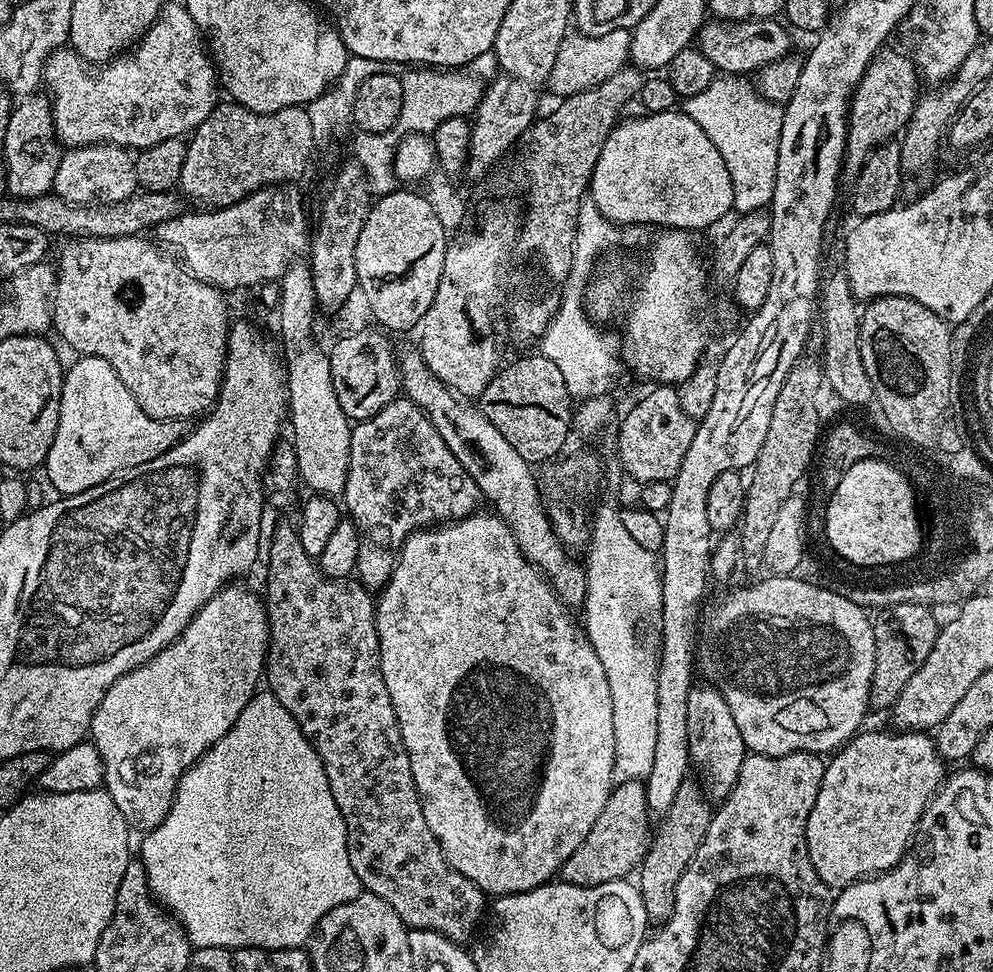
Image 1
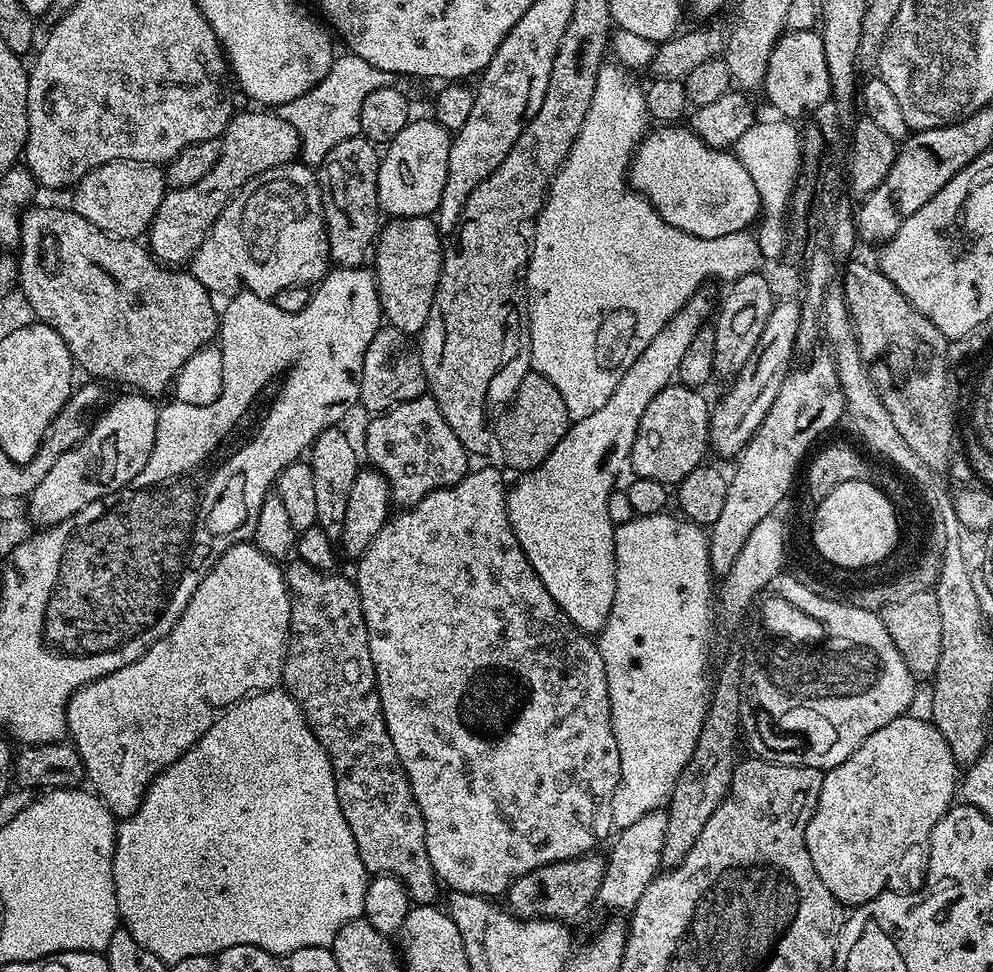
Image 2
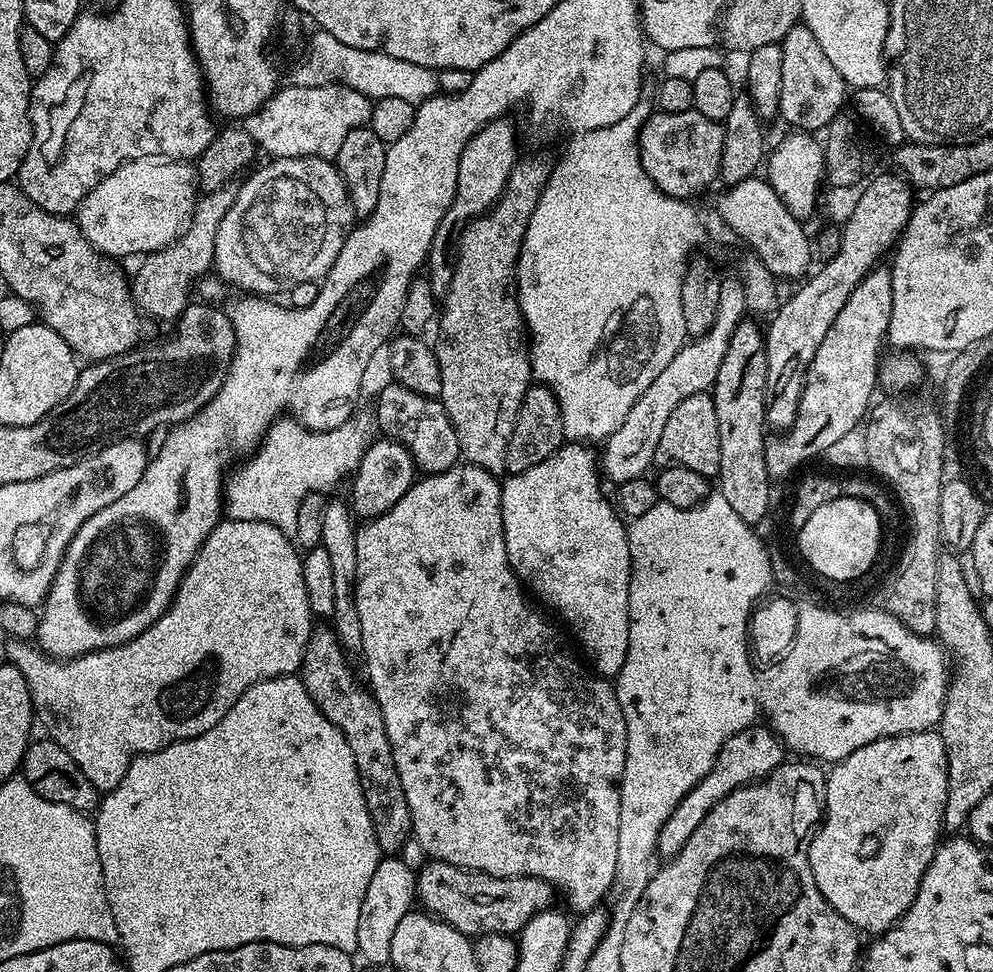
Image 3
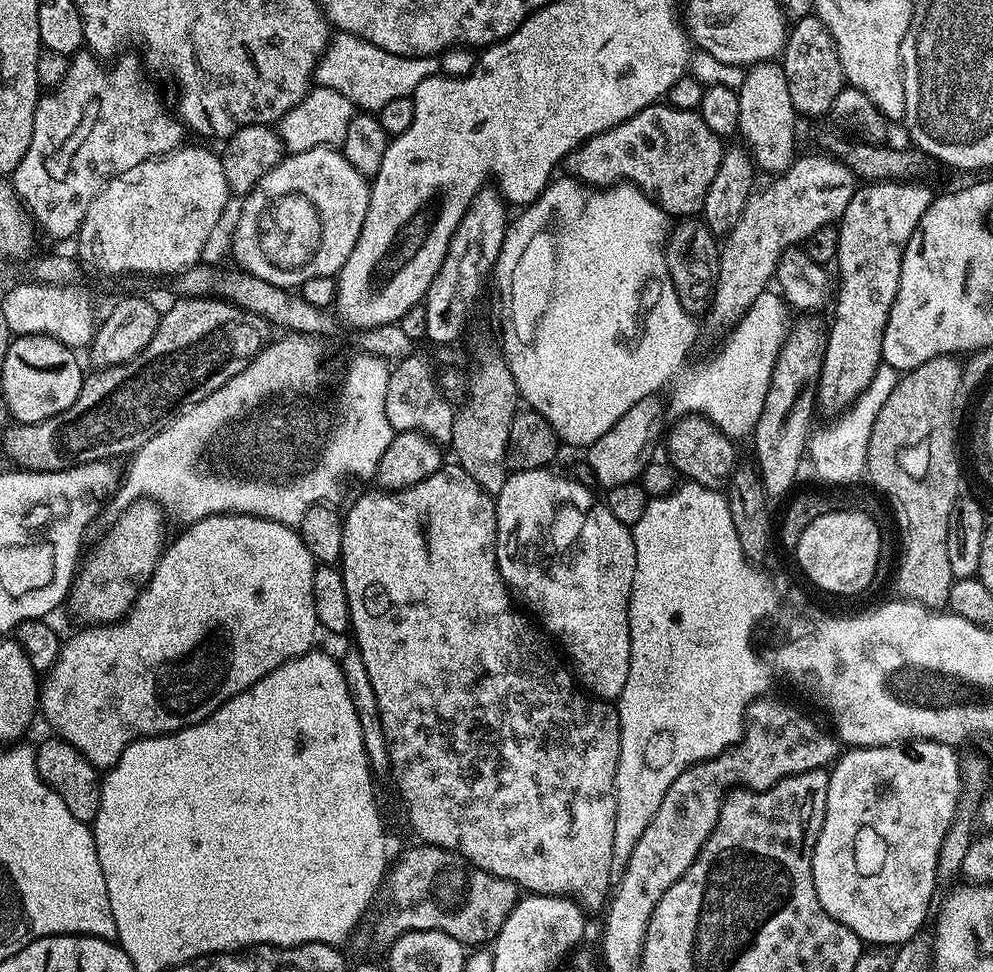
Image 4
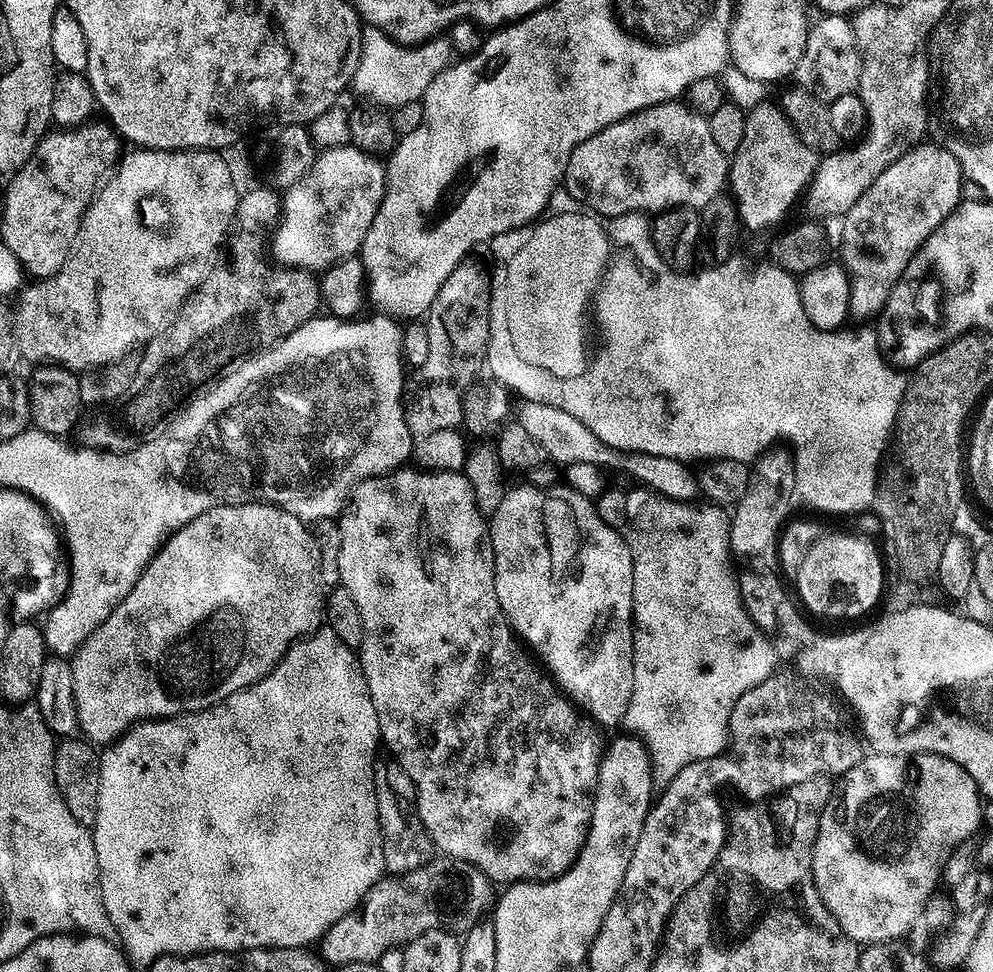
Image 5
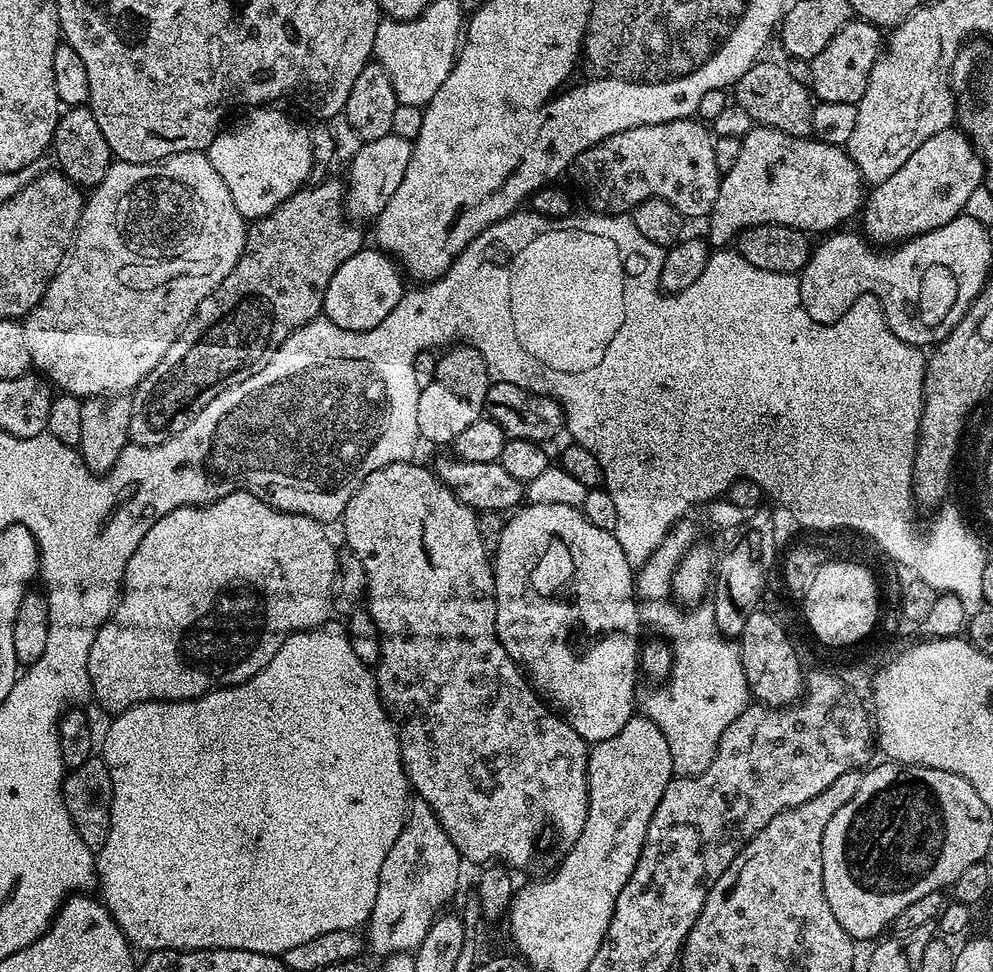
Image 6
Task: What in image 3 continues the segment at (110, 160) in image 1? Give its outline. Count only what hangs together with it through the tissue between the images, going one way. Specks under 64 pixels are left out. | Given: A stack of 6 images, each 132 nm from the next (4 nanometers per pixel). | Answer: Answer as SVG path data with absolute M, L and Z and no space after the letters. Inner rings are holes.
M163 158L128 160L82 198L74 219L85 238L105 256L140 258L162 250L184 233L197 199L197 169L191 163Z

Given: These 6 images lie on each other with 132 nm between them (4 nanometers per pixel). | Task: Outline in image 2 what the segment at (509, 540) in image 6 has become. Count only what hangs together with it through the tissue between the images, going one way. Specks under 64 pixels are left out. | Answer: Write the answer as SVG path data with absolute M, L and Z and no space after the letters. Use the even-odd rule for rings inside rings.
M707 291L695 292L691 298L670 318L670 322L642 350L642 354L630 370L618 382L618 390L610 396L610 402L602 406L602 410L594 410L590 418L575 421L569 427L567 434L550 450L550 454L536 468L523 473L516 485L511 485L507 493L508 521L518 538L520 548L526 554L530 566L538 574L542 586L558 602L558 606L571 618L573 624L585 634L599 633L606 618L610 614L610 606L614 602L616 589L616 555L614 554L615 527L606 510L606 502L617 487L616 479L620 471L626 468L632 455L634 438L638 434L638 422L650 406L650 402L668 384L677 379L680 363L690 342L694 342L694 334L709 323L714 312L714 300L707 296Z

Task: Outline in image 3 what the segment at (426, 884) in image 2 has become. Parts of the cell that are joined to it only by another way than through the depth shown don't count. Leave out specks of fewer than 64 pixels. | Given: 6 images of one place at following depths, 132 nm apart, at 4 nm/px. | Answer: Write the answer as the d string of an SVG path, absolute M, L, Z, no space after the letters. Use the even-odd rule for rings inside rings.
M317 627L308 640L298 675L322 714L326 714L326 718L342 730L346 742L350 742L350 754L354 754L362 794L366 798L366 810L370 810L370 822L374 822L374 834L380 843L381 853L396 854L412 836L410 806L402 790L402 778L398 778L390 738L386 738L382 710L371 691L361 681L361 685L356 681L348 664L351 664L350 658L342 650L332 628Z

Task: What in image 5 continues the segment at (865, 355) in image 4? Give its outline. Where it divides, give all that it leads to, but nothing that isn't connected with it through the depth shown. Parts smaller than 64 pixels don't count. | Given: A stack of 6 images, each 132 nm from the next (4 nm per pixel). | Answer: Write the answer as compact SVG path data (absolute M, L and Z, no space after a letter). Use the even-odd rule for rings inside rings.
M935 142L917 144L874 178L866 194L842 217L840 256L846 273L847 311L872 317L884 311L884 303L914 254L961 203L960 184L964 183L954 154Z

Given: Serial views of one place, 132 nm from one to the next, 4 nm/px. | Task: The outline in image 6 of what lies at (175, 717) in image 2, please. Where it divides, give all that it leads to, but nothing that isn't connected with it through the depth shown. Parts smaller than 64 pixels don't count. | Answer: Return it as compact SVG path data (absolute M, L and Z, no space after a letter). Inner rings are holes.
M231 492L230 495L216 500L213 504L202 504L194 508L179 508L170 514L166 514L158 522L154 522L154 526L150 526L150 530L146 534L146 538L142 538L142 542L138 546L138 550L130 558L130 562L124 571L122 587L119 597L116 601L116 607L108 615L108 621L100 627L98 634L94 638L94 646L90 646L90 658L88 659L88 673L90 674L90 692L102 707L108 711L108 714L117 712L125 712L128 708L133 708L135 704L144 704L147 700L195 700L198 696L205 696L208 692L213 692L216 688L230 688L233 684L241 684L246 682L254 674L258 674L270 662L270 658L274 658L274 654L278 654L278 650L282 646L282 642L294 632L305 632L308 628L317 628L319 624L325 623L329 619L328 607L332 604L332 596L334 597L334 577L338 567L338 548L332 545L332 540L328 537L329 529L320 521L303 516L300 512L281 512L278 508L272 508L268 504L264 504L256 496L251 496L249 492Z

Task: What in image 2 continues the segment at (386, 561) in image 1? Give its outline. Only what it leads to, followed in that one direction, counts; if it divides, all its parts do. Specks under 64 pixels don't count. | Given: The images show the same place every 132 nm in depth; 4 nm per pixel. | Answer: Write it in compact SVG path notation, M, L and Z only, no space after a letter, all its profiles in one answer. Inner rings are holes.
M430 394L402 401L388 411L373 415L362 449L373 469L382 473L392 491L391 503L411 506L426 494L454 486L468 475L470 453L462 446L458 434L450 430L438 402Z

